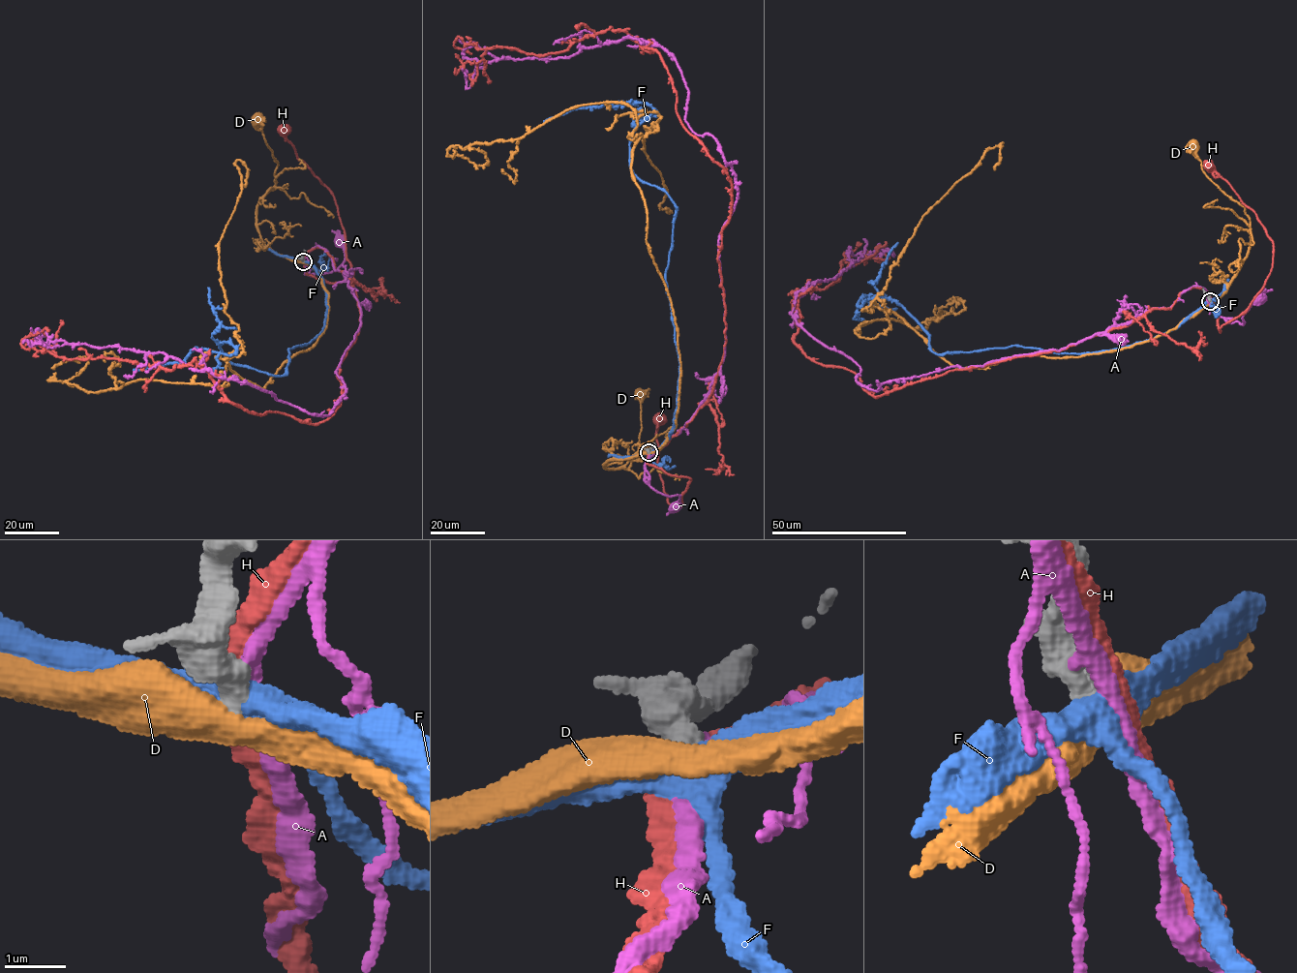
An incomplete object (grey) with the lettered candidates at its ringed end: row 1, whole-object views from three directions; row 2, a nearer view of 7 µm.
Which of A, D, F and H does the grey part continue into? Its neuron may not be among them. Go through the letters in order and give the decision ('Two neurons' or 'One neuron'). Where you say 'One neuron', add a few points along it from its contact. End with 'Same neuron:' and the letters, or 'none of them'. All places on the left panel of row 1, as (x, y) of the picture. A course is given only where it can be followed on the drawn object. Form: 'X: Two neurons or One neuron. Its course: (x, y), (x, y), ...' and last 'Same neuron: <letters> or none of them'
A: Two neurons
D: Two neurons
F: Two neurons
H: Two neurons
Same neuron: none of them

